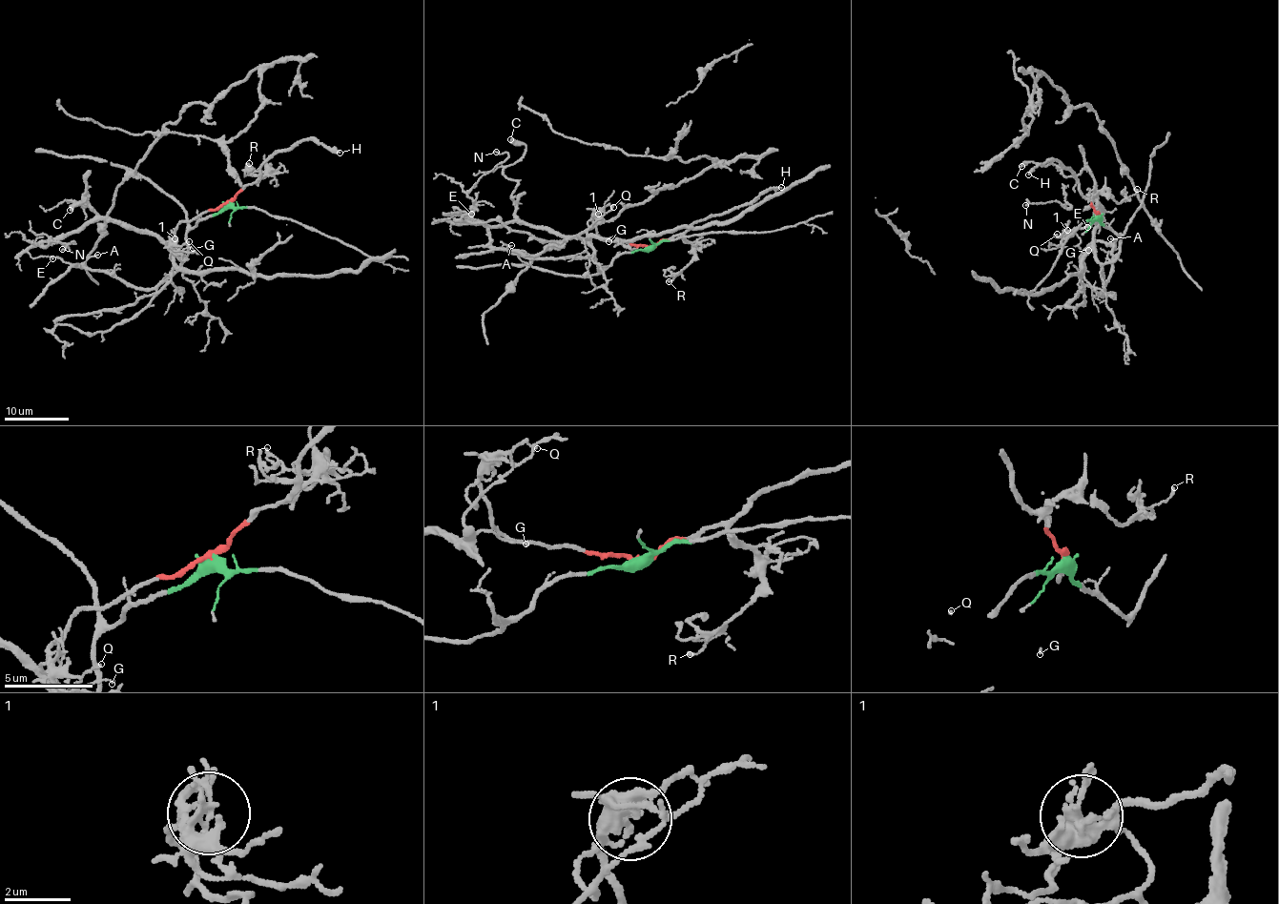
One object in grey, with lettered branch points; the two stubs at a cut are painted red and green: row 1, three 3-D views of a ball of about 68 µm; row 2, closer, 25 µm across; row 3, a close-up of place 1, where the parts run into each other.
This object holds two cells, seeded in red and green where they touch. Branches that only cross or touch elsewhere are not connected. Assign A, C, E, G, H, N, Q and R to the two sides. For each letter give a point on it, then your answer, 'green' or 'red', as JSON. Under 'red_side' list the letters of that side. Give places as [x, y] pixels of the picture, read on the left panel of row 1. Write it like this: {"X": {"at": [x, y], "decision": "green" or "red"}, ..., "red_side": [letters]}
{"A": {"at": [97, 255], "decision": "green"}, "C": {"at": [70, 210], "decision": "green"}, "E": {"at": [52, 258], "decision": "green"}, "G": {"at": [193, 248], "decision": "green"}, "H": {"at": [340, 153], "decision": "red"}, "N": {"at": [62, 249], "decision": "green"}, "Q": {"at": [189, 241], "decision": "red"}, "R": {"at": [249, 163], "decision": "red"}, "red_side": ["H", "Q", "R"]}

